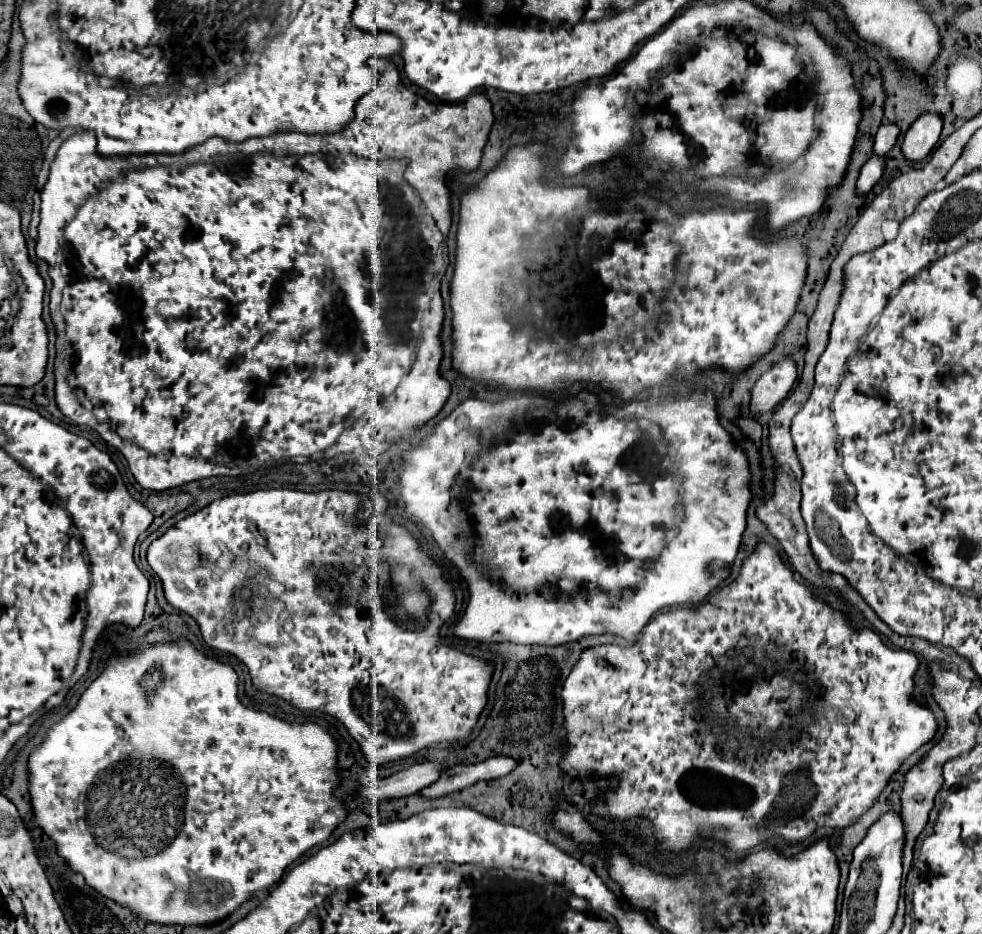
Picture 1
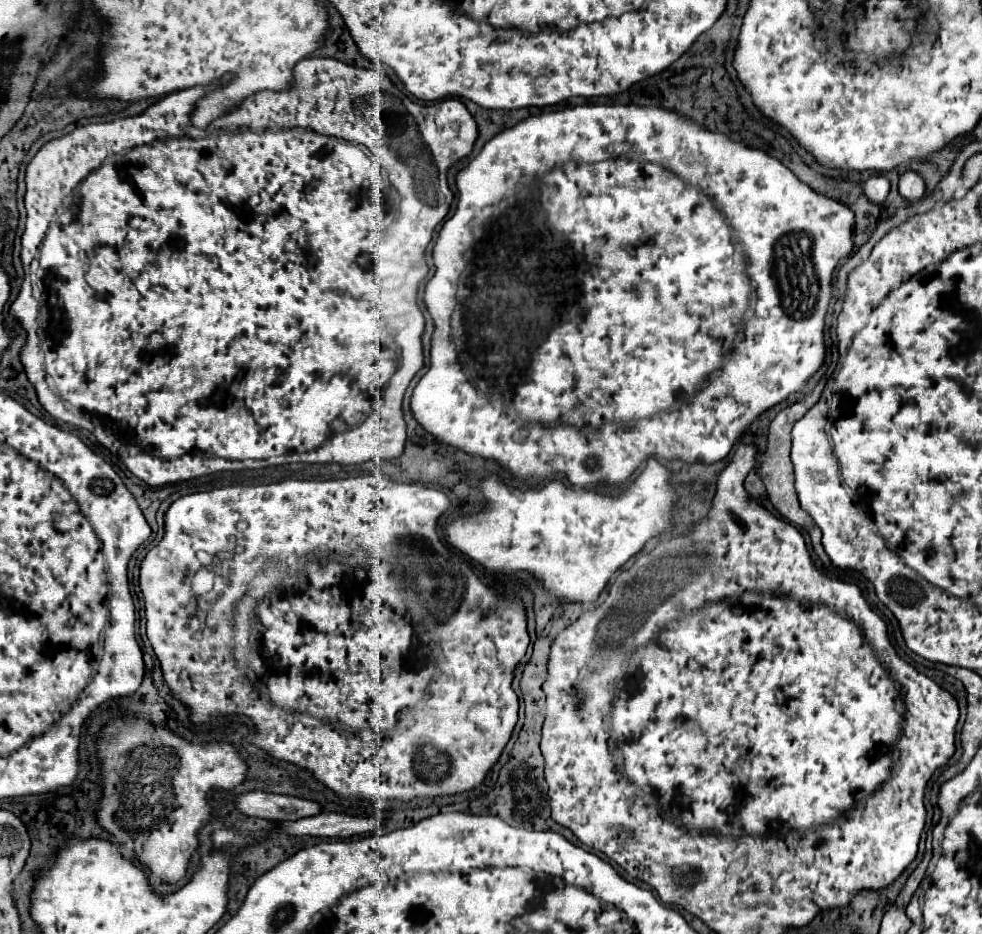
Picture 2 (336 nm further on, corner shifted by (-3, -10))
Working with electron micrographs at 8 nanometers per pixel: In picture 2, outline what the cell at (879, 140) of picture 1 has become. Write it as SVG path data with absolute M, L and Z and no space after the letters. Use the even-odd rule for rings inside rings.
M873 175L873 177L869 177L869 179L865 181L863 193L865 193L865 197L867 197L871 203L881 205L881 203L887 199L887 195L889 195L889 181L887 181L883 175Z

